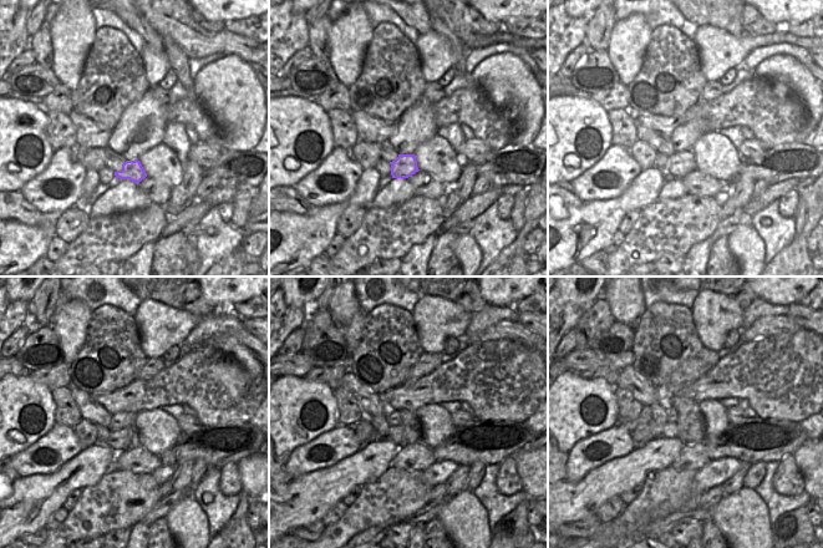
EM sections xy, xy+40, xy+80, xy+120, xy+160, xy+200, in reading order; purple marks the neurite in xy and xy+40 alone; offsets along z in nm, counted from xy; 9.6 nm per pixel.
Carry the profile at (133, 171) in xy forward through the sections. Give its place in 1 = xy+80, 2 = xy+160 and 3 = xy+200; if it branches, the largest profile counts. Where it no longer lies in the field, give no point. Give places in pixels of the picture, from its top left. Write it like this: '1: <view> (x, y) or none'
1: xy+80 (680, 163)
2: xy+160 (394, 434)
3: xy+200 (669, 430)

